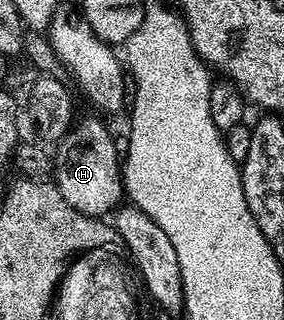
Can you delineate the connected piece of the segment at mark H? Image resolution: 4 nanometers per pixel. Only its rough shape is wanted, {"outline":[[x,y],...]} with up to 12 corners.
{"outline":[[100,117],[56,143],[51,178],[71,208],[109,216],[123,162]]}

